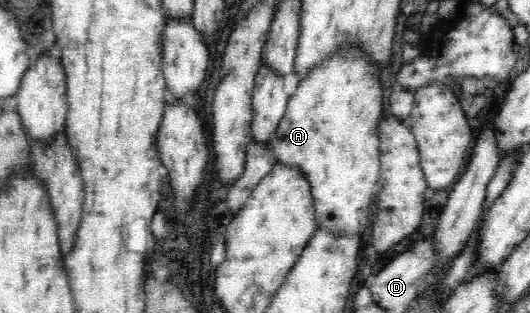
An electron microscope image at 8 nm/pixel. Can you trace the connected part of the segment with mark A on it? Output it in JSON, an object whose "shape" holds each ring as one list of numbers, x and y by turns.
{"shape":[[350,47,341,51,338,56,332,56,324,64,314,67,297,86,295,93,289,96,284,116,278,122,268,146,276,163,298,169,308,181,316,228,340,237,356,235,361,238,362,232,368,228,370,204,380,176,377,126,383,115,382,88,376,67,362,49]]}

